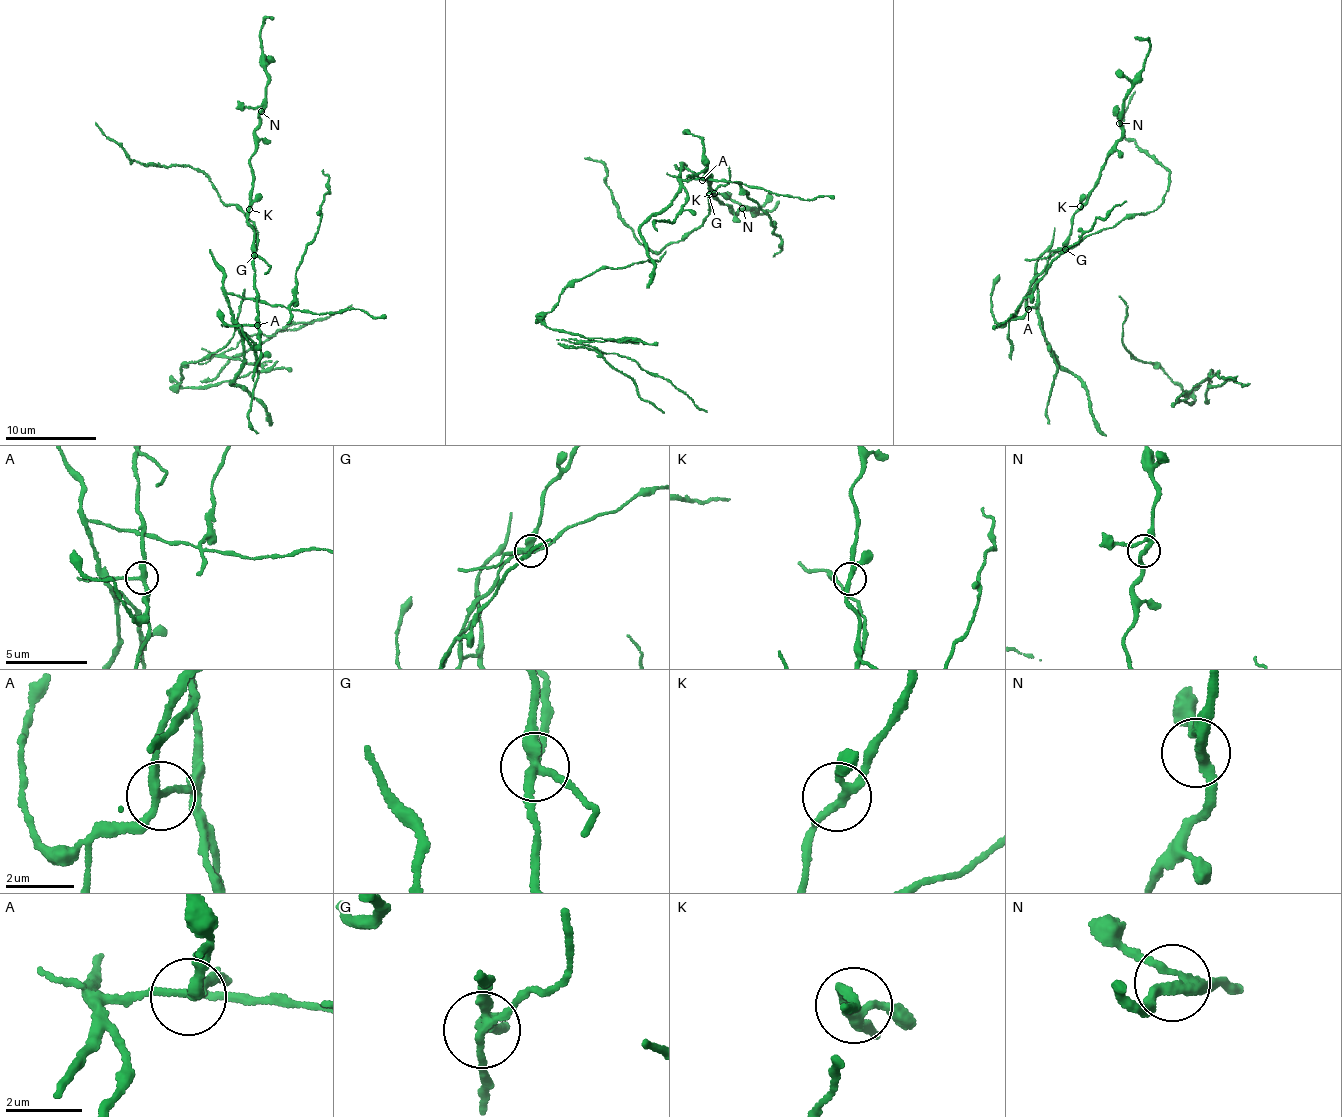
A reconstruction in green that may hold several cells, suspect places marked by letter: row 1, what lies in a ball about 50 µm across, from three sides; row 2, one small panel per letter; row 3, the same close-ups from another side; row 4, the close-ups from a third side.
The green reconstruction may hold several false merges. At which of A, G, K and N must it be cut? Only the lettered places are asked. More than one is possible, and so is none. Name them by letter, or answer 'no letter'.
A, G

